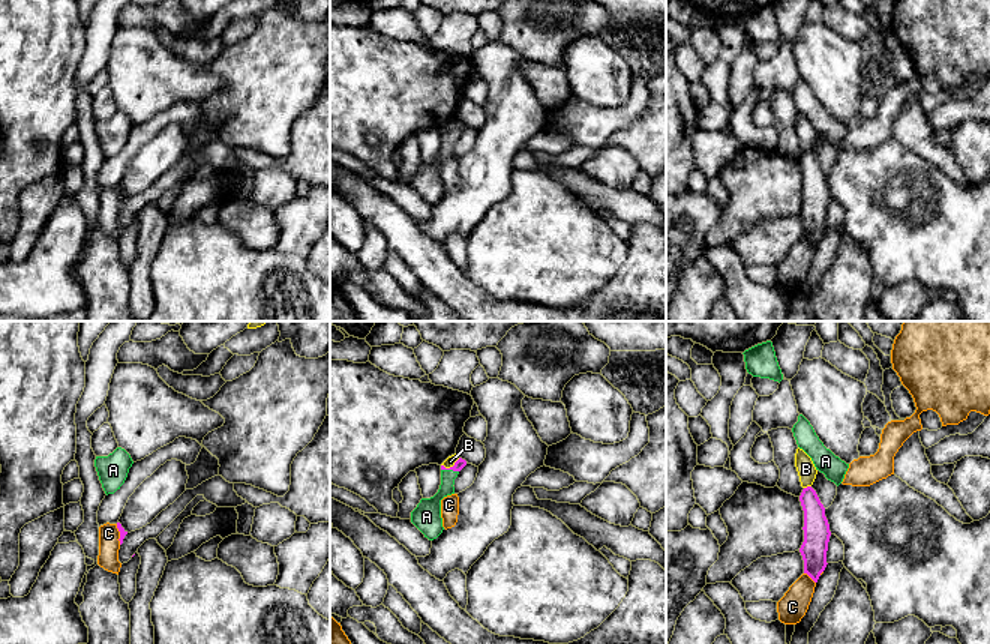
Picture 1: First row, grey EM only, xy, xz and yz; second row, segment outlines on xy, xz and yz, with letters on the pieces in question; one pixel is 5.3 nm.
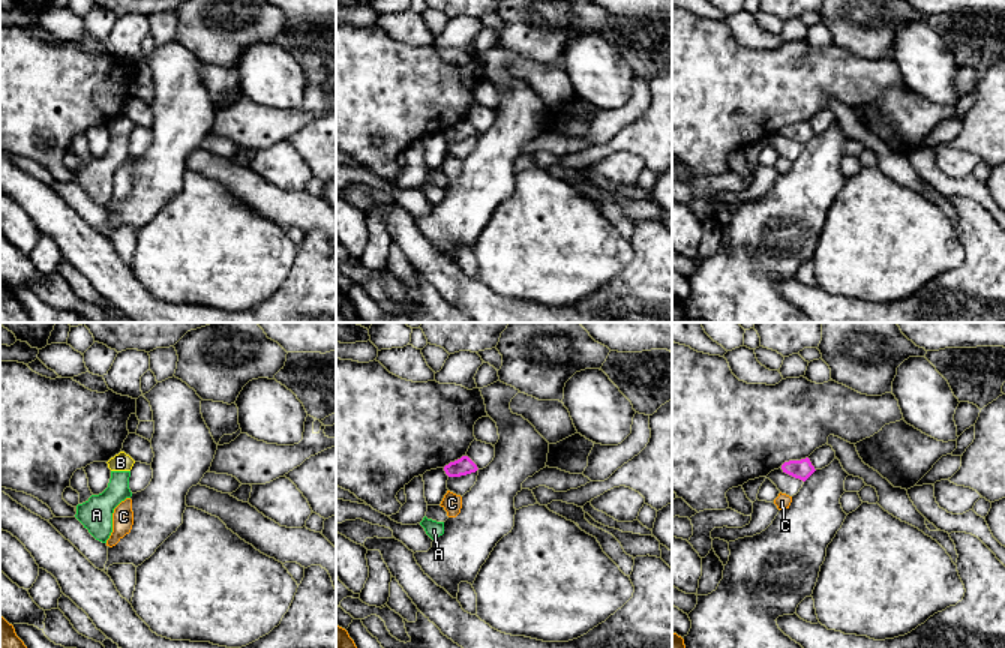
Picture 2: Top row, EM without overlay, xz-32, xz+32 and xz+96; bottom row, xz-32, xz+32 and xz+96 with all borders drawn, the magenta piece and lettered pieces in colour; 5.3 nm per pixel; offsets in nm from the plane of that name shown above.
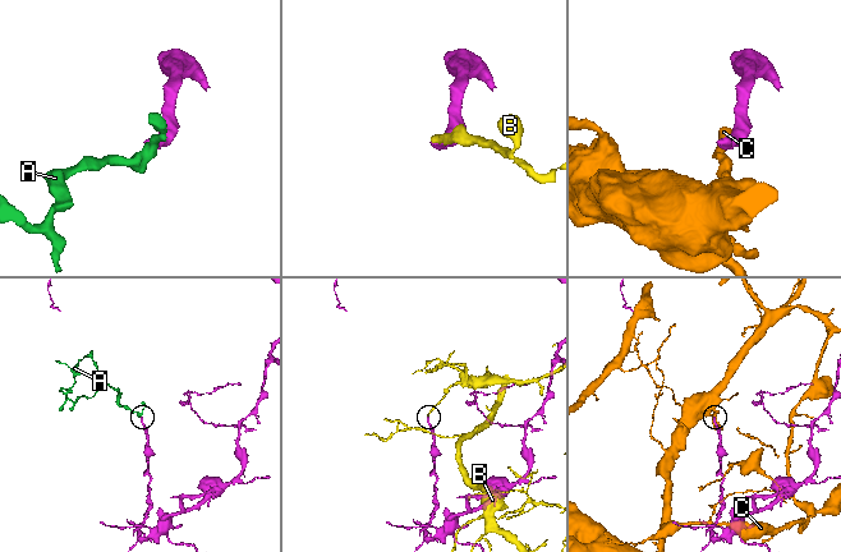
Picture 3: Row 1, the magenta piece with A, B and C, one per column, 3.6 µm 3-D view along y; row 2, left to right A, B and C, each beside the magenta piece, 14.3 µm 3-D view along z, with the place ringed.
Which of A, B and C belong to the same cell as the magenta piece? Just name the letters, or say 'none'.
A

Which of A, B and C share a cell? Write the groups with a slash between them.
A / B / C

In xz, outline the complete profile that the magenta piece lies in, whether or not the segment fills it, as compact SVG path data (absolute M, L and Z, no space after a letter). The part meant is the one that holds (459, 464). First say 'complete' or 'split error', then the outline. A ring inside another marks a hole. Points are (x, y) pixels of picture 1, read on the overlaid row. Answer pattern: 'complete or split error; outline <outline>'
split error; outline M459 458L450 468L441 465L441 485L438 492L430 498L422 498L417 507L411 512L411 522L429 540L436 539L444 530L441 518L441 500L454 494L454 479L465 465L466 461L462 458Z

